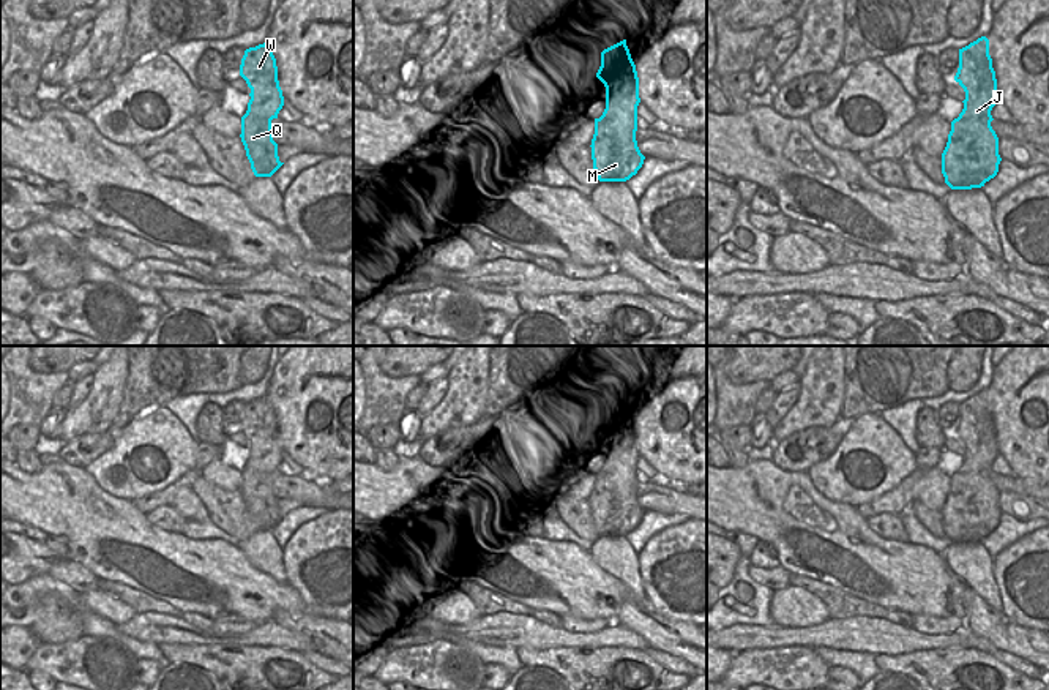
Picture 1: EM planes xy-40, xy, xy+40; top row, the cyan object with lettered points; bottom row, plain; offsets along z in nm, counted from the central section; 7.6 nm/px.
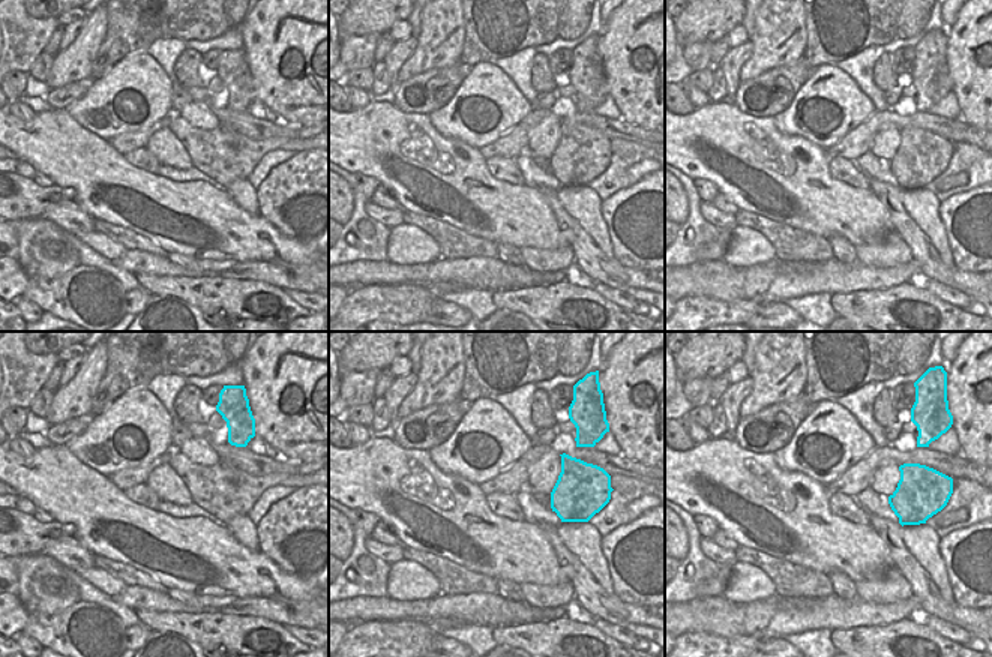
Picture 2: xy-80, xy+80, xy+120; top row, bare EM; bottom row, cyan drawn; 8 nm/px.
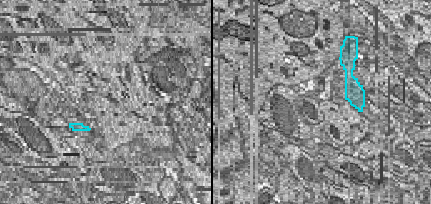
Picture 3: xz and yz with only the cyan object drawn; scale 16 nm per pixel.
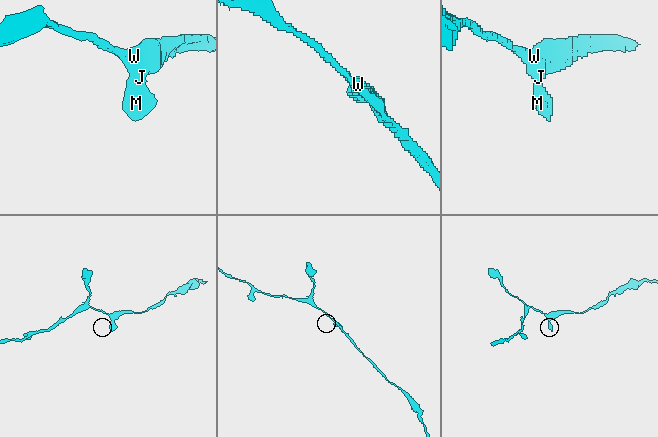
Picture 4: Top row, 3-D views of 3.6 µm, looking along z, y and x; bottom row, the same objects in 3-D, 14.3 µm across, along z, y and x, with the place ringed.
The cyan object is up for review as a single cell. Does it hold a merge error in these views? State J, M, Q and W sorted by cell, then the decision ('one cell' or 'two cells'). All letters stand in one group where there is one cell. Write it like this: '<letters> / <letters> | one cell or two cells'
J M Q W | one cell

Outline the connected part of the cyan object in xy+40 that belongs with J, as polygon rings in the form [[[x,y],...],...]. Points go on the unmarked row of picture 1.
[[[986,390],[959,403],[954,434],[964,442],[965,453],[962,466],[951,475],[942,527],[951,543],[981,542],[997,529],[1002,515],[999,491],[991,480],[999,448]]]

